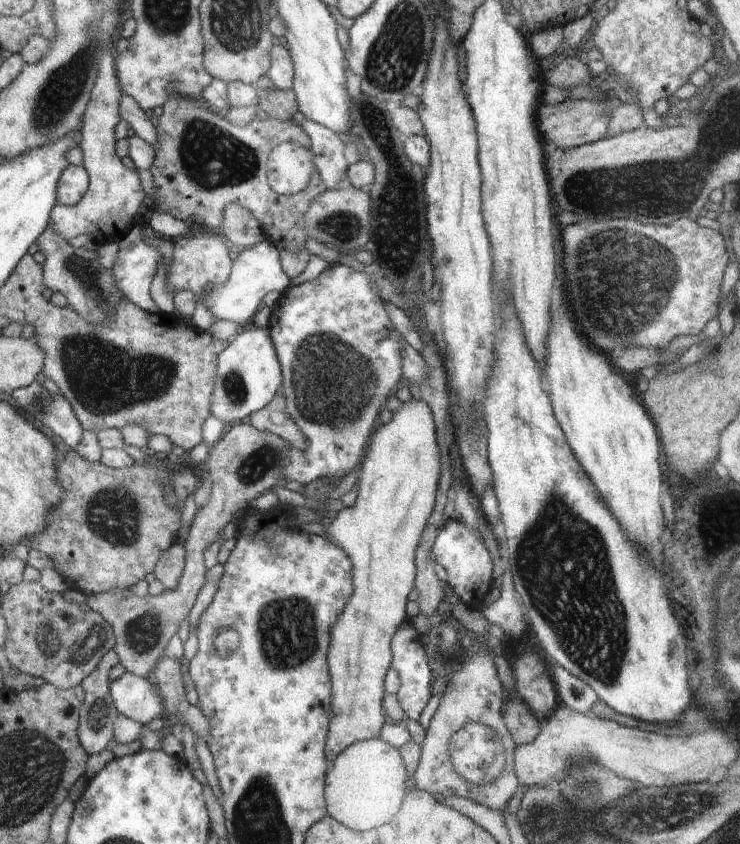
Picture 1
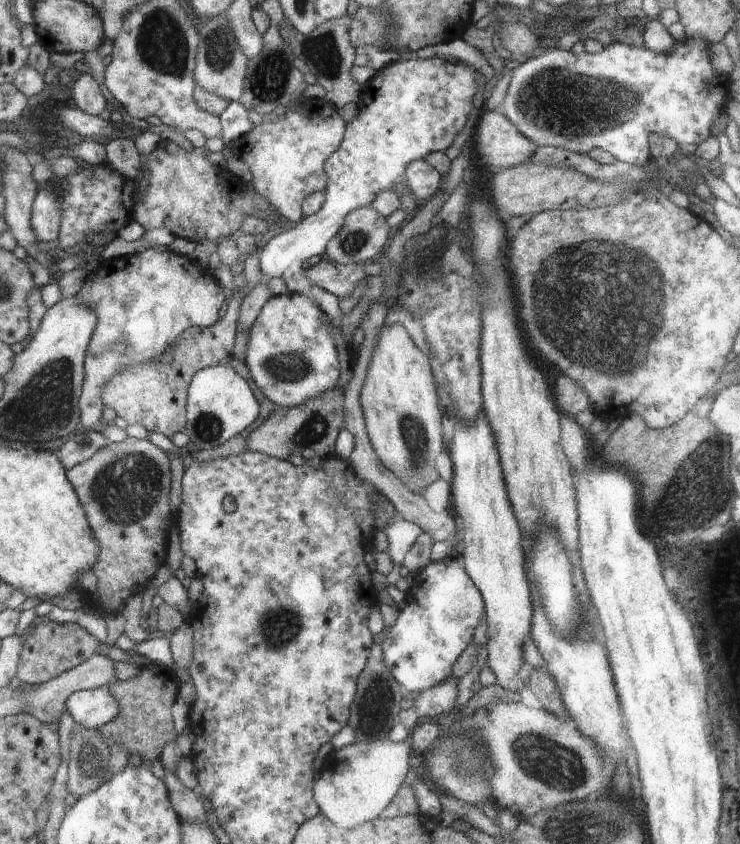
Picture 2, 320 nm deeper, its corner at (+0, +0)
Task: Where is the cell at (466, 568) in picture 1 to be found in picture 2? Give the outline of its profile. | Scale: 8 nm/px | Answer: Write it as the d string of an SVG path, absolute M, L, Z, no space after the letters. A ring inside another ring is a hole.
M451 554L447 556L444 560L440 562L431 561L428 563L418 574L413 575L413 585L405 592L405 609L400 610L398 618L394 621L394 624L390 627L387 637L384 639L383 648L383 661L384 666L387 666L388 672L392 673L392 676L395 678L395 681L399 684L399 687L403 693L419 693L420 691L426 690L427 688L436 686L441 682L444 682L446 679L454 677L453 668L459 659L460 654L463 653L463 650L472 643L474 630L478 626L478 622L482 620L484 616L485 604L481 595L481 592L476 588L475 582L472 582L470 575L466 572L465 562L462 559L462 556L456 556Z

